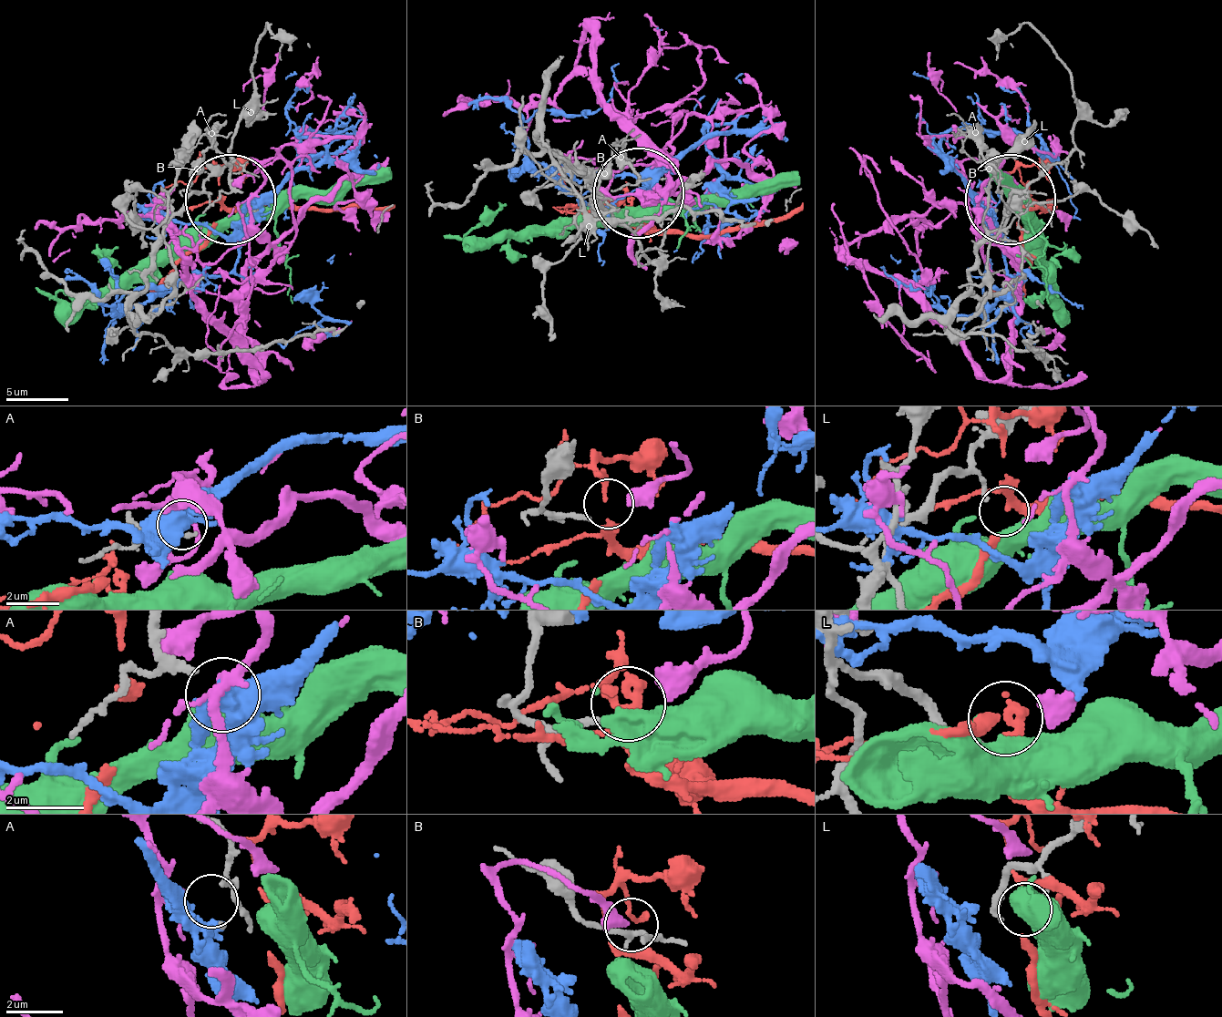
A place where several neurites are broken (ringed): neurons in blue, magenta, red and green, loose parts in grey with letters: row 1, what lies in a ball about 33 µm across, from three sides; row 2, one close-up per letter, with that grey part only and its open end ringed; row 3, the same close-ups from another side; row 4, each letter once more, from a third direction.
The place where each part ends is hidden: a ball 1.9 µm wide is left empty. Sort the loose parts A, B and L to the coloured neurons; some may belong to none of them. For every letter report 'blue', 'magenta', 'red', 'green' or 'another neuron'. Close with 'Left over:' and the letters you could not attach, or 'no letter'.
A: blue
B: magenta
L: another neuron
Left over: L

